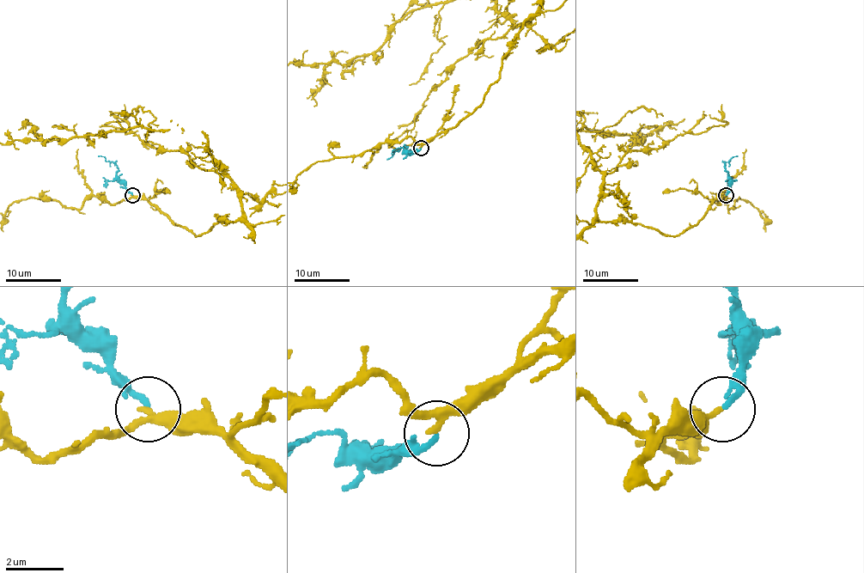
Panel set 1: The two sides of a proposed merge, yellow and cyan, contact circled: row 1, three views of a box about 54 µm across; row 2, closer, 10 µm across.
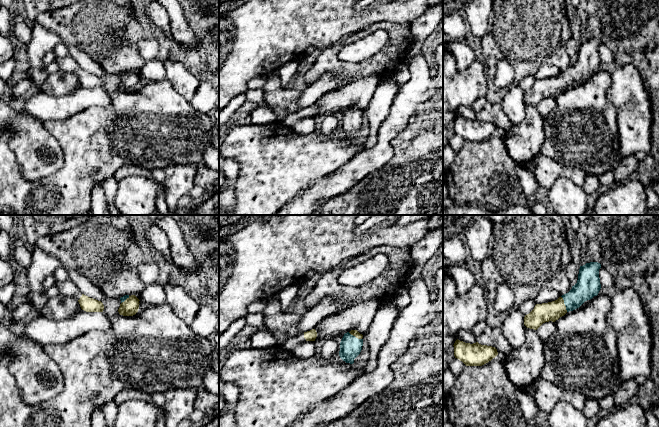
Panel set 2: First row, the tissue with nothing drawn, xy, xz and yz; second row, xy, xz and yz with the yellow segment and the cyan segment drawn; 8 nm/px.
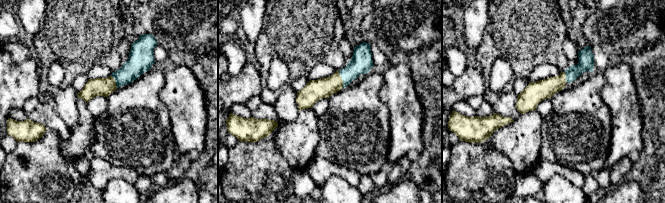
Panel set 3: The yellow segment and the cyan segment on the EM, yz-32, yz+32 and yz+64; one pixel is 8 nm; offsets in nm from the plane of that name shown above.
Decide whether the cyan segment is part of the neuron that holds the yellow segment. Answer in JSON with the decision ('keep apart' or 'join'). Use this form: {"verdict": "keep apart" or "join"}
{"verdict": "join"}

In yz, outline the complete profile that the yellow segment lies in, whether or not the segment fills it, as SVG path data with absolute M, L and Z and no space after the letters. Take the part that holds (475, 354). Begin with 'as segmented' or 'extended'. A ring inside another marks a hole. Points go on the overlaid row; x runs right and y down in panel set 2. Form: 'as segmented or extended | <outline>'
as segmented | M457 339L453 346L455 358L466 366L482 366L498 355L495 347L481 345L478 342L470 344Z

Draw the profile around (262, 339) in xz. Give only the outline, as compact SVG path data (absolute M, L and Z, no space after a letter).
M258 330L250 338L251 347L254 349L262 350L276 346L277 340L274 335L265 330Z

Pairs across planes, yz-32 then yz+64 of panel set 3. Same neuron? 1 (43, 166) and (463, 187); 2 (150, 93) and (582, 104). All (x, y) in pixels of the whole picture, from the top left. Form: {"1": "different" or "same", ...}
{"1": "same", "2": "same"}

